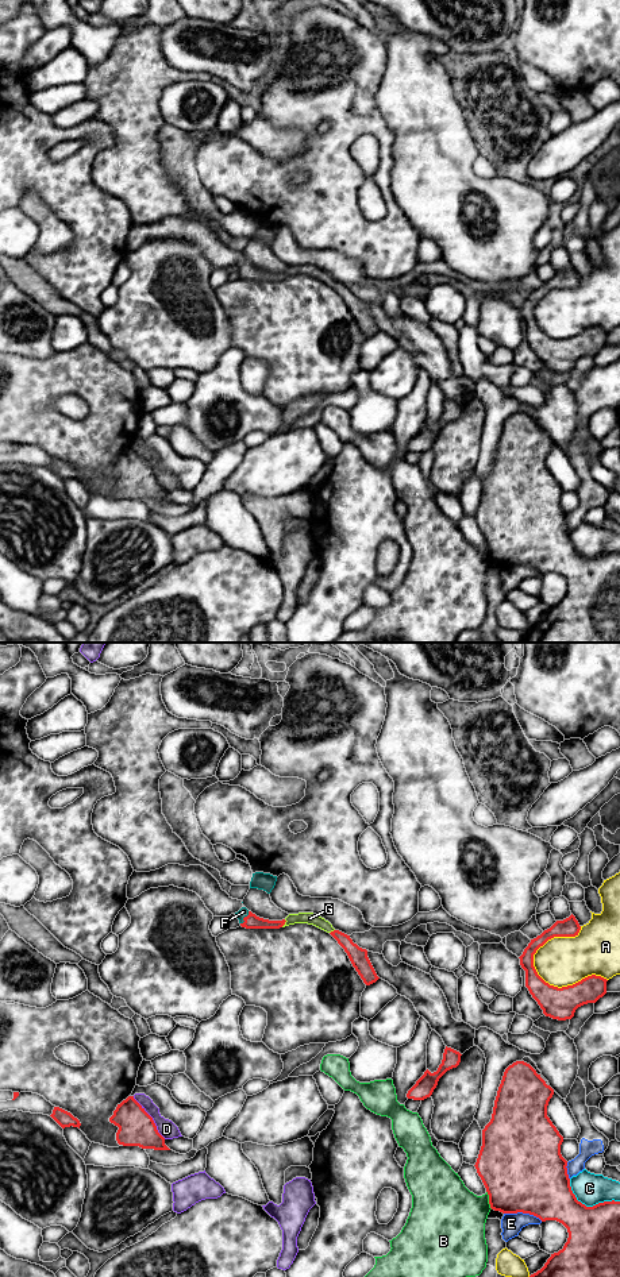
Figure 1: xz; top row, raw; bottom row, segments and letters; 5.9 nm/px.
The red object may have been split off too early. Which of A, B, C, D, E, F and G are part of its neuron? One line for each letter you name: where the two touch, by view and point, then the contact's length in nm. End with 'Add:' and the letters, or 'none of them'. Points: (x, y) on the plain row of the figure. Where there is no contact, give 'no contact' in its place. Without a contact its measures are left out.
F: meets red in xz at (243, 270); contact 90 nm long
G: meets red in xz at (284, 276); contact 50 nm long
Add: F, G

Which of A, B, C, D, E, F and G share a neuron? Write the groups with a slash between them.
A / B / C / D / E / F G

